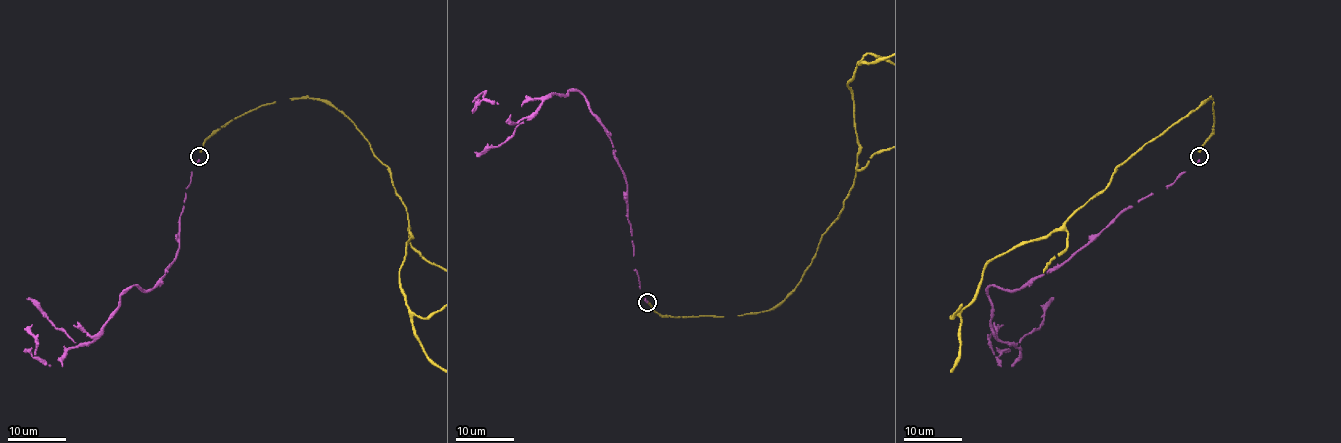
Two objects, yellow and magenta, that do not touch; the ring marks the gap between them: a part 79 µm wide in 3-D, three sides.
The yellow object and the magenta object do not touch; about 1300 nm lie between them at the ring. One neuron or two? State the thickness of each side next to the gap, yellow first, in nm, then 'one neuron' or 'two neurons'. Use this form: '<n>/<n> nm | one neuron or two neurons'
160/200 nm | one neuron

